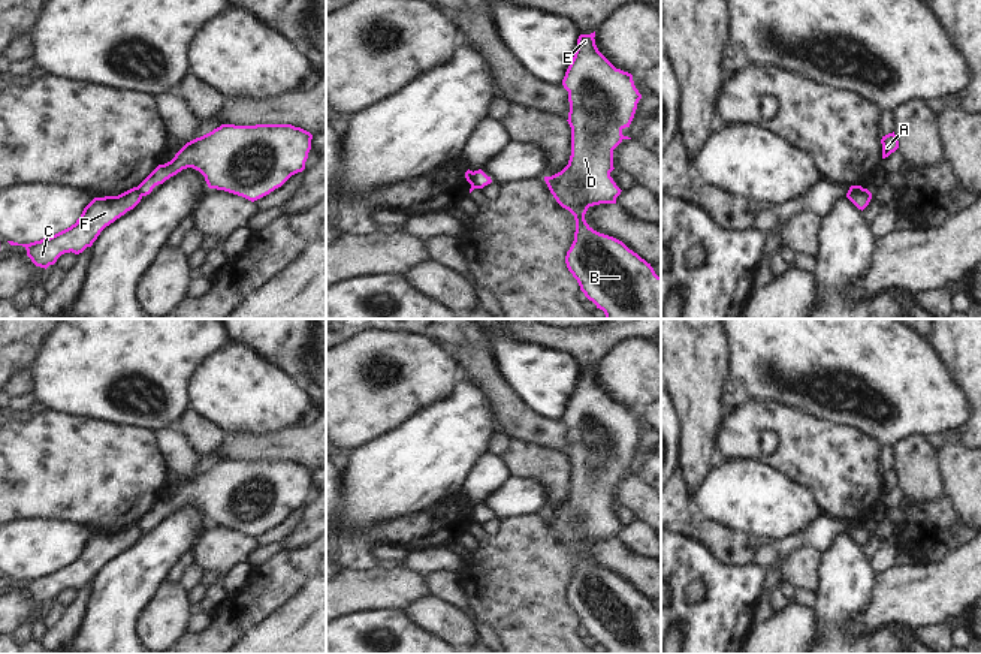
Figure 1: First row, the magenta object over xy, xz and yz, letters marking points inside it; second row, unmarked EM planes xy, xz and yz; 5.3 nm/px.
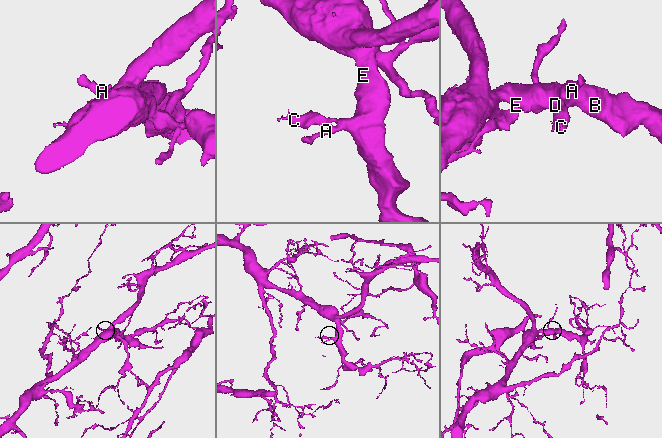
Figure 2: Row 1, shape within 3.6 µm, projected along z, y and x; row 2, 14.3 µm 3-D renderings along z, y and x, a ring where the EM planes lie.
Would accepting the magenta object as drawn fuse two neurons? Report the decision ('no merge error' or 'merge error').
merge error

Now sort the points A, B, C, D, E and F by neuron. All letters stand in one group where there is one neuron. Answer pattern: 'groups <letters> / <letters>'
groups A B D E / C F

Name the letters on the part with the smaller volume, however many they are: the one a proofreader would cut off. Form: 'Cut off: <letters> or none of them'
Cut off: C, F

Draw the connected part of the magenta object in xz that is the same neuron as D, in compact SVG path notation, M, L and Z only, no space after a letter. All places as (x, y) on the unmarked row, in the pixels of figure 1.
M595 367L580 370L577 385L562 415L564 424L568 427L570 447L568 459L571 462L571 491L568 500L544 516L556 534L556 537L568 545L576 555L574 576L567 587L565 599L568 606L577 615L580 626L592 636L597 644L603 645L606 654L661 654L661 612L658 612L645 594L630 585L622 576L594 566L585 555L589 542L600 539L616 539L621 524L616 521L610 507L613 503L613 485L624 476L631 474L622 470L630 462L637 438L642 430L634 421L633 410L616 404L597 383Z

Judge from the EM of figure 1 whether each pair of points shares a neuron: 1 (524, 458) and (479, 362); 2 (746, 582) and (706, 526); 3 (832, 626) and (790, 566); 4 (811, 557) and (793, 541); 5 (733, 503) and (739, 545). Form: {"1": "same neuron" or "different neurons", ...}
{"1": "different neurons", "2": "different neurons", "3": "different neurons", "4": "different neurons", "5": "different neurons"}

